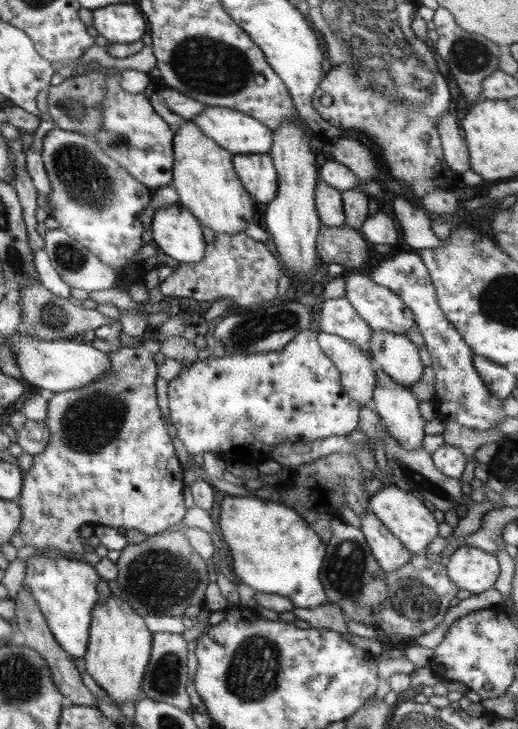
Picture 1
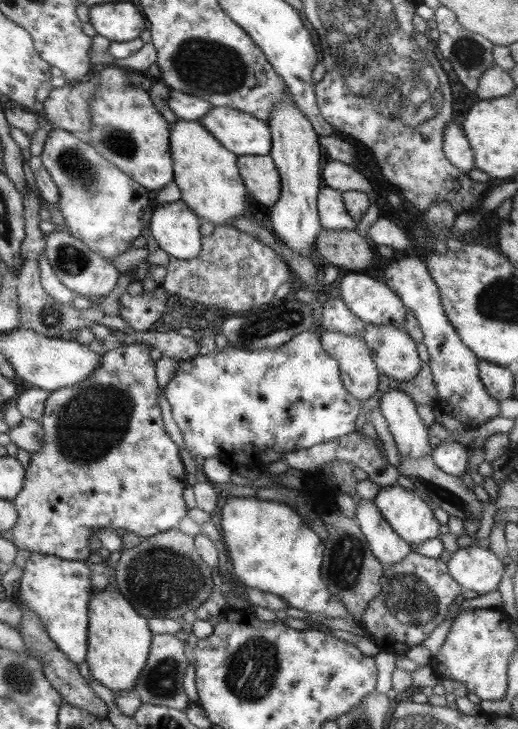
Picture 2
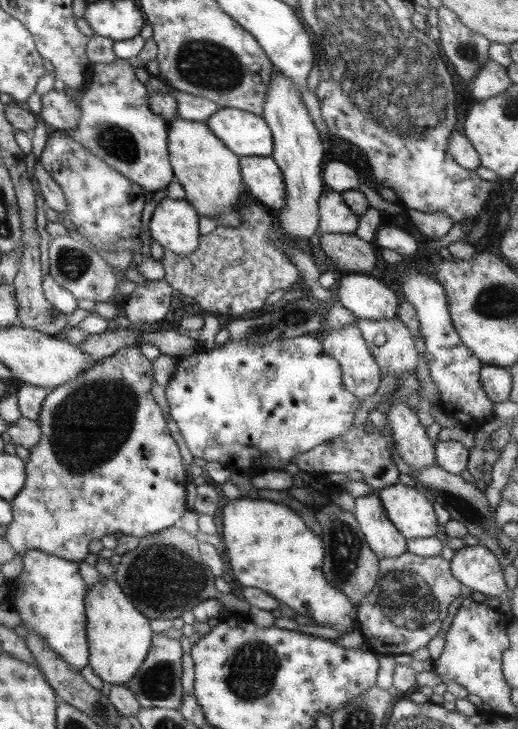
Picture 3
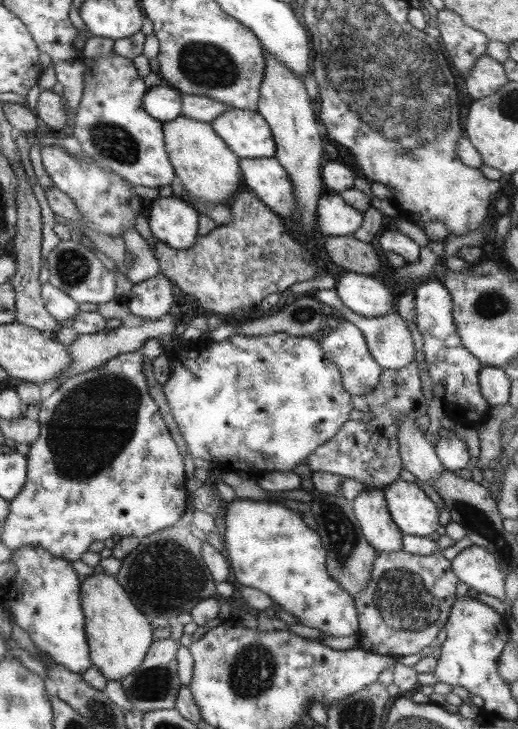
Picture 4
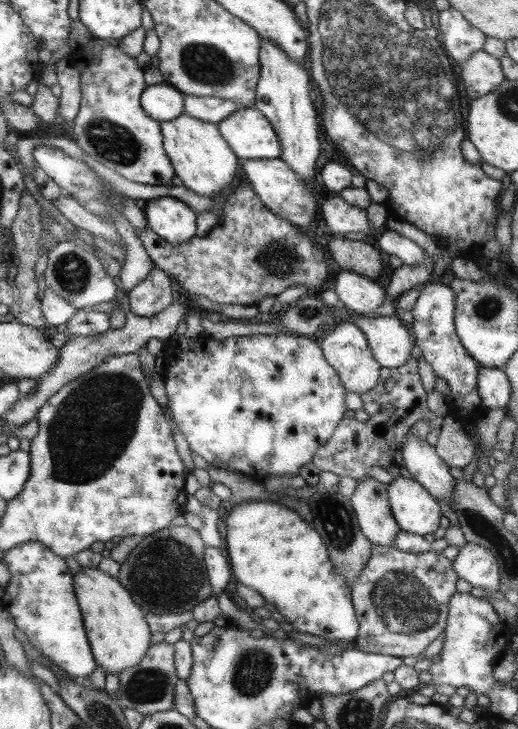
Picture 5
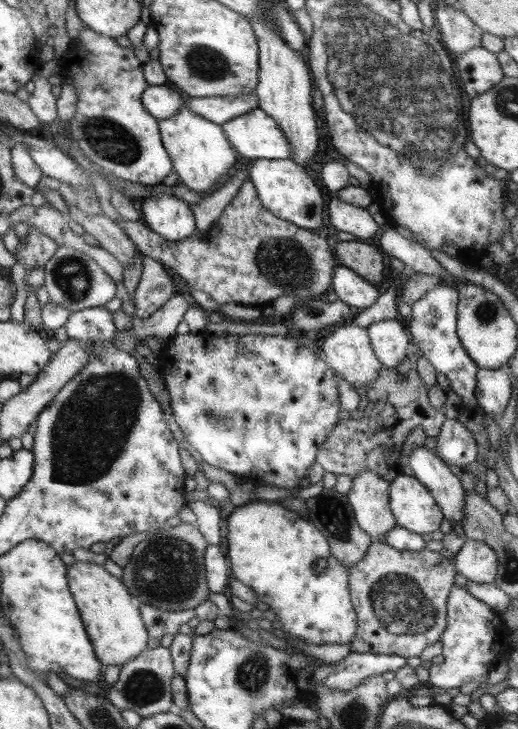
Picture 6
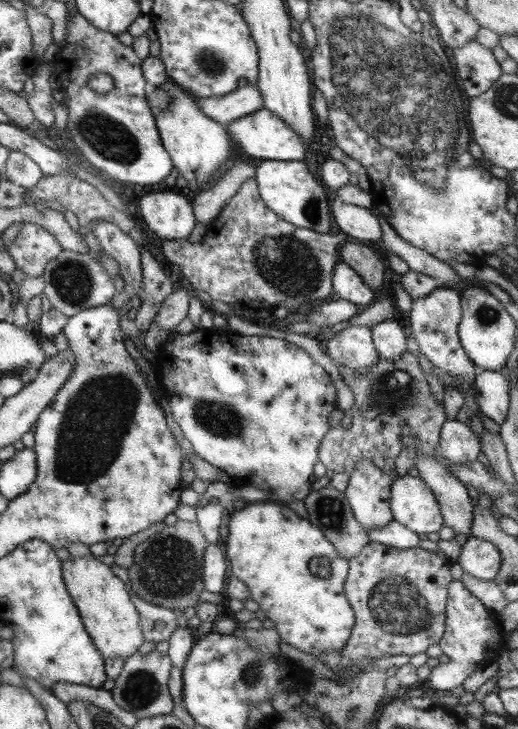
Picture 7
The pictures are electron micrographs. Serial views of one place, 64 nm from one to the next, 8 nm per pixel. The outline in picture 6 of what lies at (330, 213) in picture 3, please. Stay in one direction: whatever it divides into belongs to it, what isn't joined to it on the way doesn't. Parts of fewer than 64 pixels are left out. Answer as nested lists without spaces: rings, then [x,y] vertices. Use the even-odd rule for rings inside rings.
[[[337,196],[327,202],[325,206],[329,224],[337,230],[340,236],[353,235],[355,239],[369,238],[375,234],[377,225],[366,209],[359,208],[342,200]]]

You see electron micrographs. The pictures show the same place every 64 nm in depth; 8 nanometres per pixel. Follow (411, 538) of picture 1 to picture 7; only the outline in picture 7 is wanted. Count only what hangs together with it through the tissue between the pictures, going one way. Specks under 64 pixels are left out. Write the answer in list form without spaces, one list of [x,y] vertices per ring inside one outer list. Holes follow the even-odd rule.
[[[405,475],[392,480],[390,511],[393,521],[417,534],[437,532],[443,525],[430,488],[413,476]]]

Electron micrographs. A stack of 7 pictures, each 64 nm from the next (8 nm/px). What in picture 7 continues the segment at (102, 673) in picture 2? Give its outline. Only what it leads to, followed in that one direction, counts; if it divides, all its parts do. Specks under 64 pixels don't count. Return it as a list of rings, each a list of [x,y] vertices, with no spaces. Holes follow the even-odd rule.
[[[69,555],[68,559],[61,562],[67,592],[76,606],[85,632],[102,659],[126,659],[137,653],[137,648],[144,642],[138,614],[134,604],[129,601],[125,585],[111,572],[110,565],[101,563],[93,555],[83,557]]]

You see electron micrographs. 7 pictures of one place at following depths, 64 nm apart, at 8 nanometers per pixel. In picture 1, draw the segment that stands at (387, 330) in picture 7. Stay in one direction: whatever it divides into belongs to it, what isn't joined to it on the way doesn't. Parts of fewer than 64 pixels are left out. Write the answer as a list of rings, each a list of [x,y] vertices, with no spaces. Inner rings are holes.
[[[371,330],[369,352],[373,364],[395,384],[411,387],[421,379],[423,364],[420,362],[417,348],[406,335]]]

